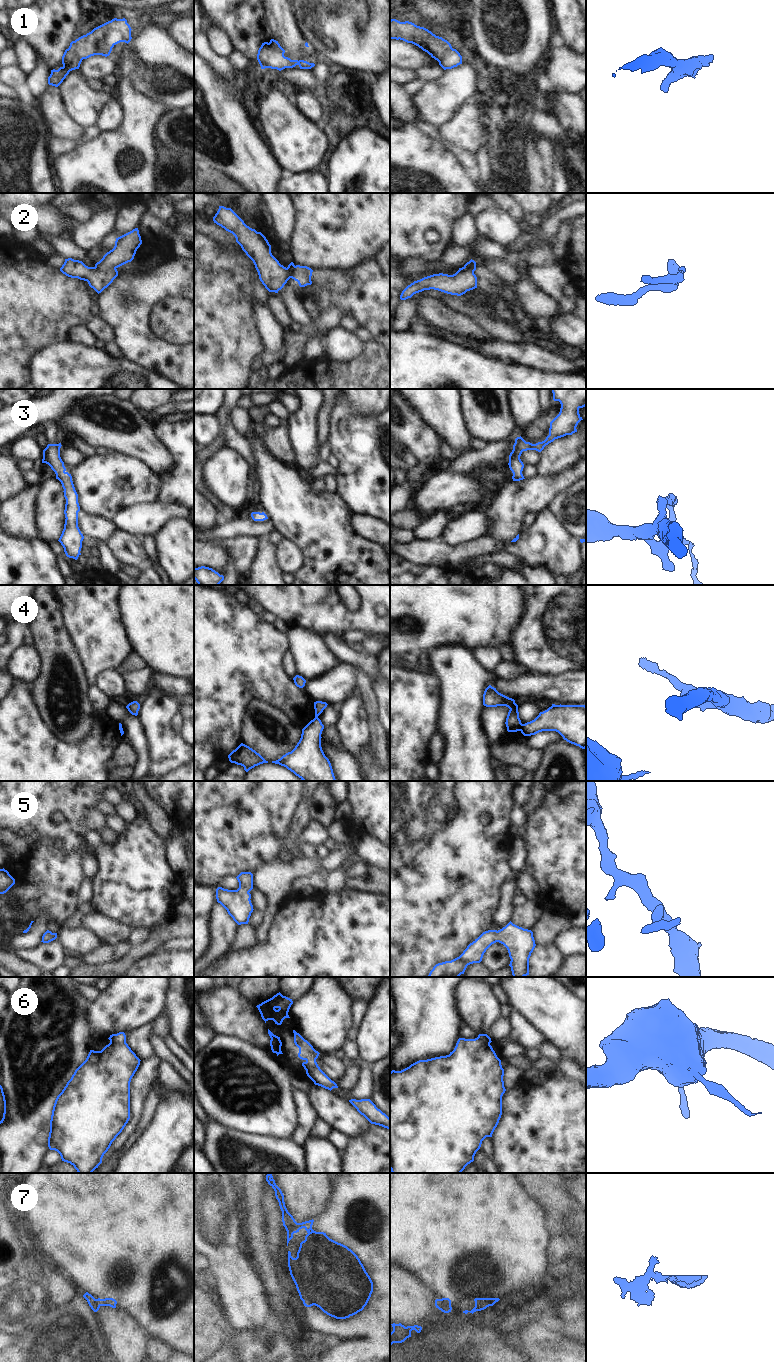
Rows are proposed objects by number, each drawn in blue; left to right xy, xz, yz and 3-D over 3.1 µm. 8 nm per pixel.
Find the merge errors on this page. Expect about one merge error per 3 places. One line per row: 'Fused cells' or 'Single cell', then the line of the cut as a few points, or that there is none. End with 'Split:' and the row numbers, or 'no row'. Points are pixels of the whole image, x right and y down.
1: Single cell. No split
2: Fused cells. Split along xy (95, 266), (102, 271), (115, 268)
3: Single cell. No split
4: Fused cells. Split along yz (522, 724), (520, 730)
5: Single cell. No split
6: Fused cells. Split along xy (110, 1040), (116, 1043), (125, 1043)
7: Fused cells. Split along xz (295, 1221), (293, 1226), (287, 1231)
Split: 2, 4, 6, 7.

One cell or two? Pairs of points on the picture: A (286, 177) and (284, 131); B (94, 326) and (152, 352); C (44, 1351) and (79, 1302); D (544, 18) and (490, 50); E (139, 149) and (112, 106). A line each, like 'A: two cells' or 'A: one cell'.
A: two cells
B: two cells
C: one cell
D: one cell
E: two cells

